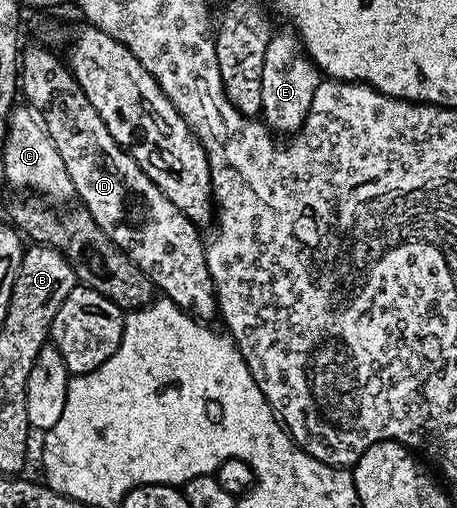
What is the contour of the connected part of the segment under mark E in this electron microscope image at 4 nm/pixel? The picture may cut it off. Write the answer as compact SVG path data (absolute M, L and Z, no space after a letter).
M292 31L288 33L273 32L270 43L266 47L266 55L262 63L262 103L260 113L262 121L269 130L277 134L295 134L304 126L312 100L320 86L322 74L306 56L300 39Z

